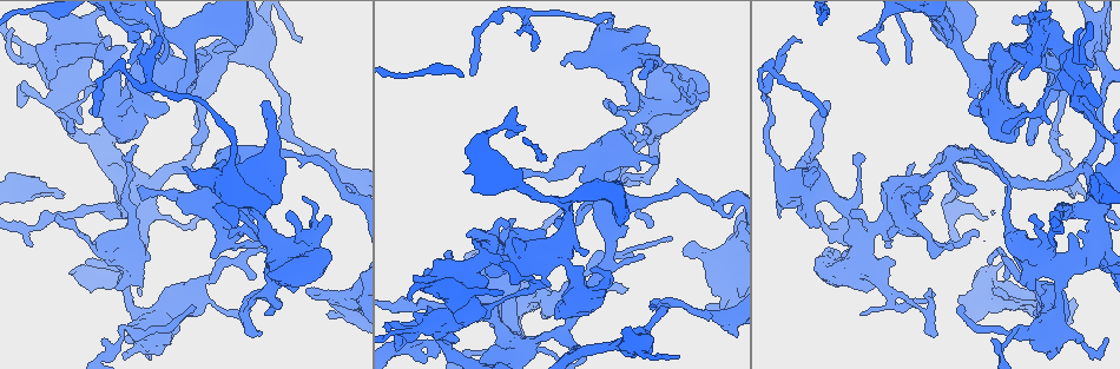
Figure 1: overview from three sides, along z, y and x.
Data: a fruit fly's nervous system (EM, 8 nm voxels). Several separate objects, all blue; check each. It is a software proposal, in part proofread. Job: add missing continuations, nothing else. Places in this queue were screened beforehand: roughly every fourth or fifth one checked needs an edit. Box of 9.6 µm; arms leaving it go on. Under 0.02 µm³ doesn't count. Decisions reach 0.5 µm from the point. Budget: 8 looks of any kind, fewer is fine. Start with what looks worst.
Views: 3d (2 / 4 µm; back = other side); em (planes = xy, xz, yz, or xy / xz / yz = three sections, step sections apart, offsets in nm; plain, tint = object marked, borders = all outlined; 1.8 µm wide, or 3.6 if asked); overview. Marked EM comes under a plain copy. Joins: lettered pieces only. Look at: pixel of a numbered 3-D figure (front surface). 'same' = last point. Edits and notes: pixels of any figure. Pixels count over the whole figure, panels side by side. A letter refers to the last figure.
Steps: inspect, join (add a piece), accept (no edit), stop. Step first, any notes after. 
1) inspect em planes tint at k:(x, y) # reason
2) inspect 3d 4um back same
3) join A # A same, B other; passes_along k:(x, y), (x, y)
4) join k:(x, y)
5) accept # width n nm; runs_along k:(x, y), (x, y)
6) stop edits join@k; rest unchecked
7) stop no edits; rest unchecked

inspect 3d 4um at 1:(327, 314)

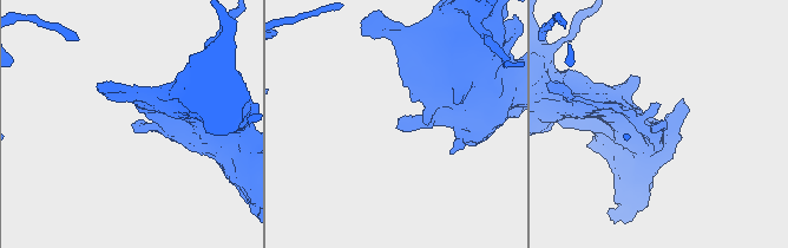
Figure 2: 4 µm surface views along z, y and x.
inspect em planes tint at 2:(665, 125) # now the EM

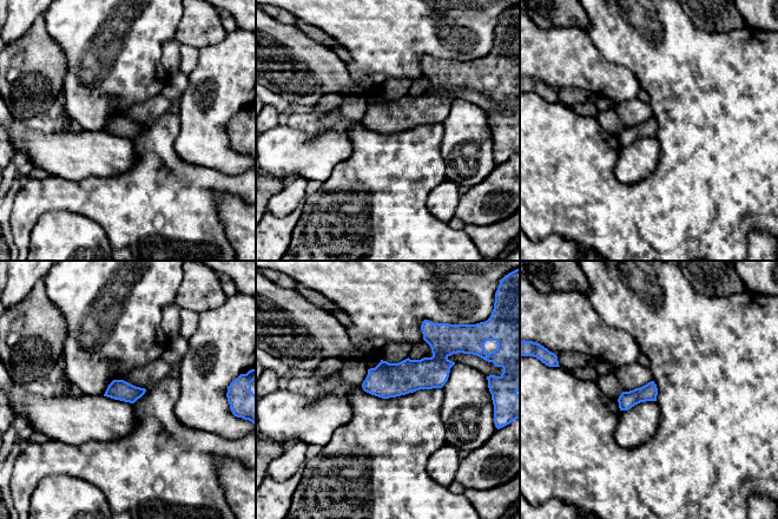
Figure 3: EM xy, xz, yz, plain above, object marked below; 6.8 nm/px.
inspect em planes borders same # what lies round it

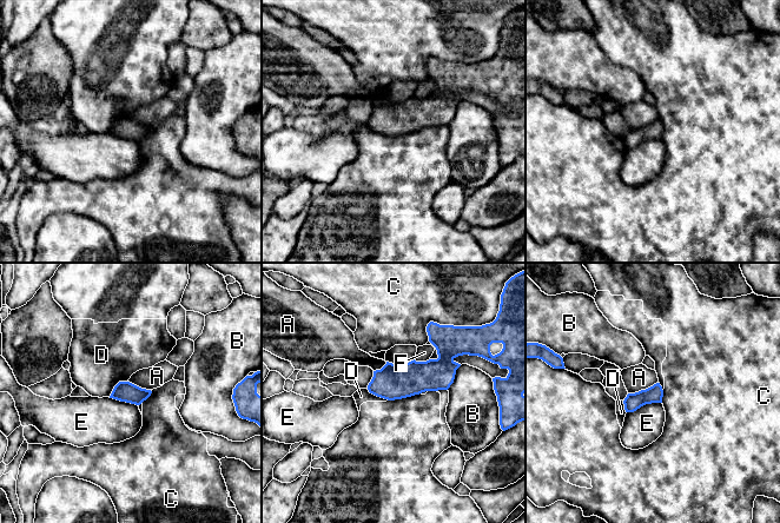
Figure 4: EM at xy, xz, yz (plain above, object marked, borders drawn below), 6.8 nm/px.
accept # A other, B other, C other, D other, E other, F other; none of them fits

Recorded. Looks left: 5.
inspect em planes borders at 1:(453, 257) # branch stops here

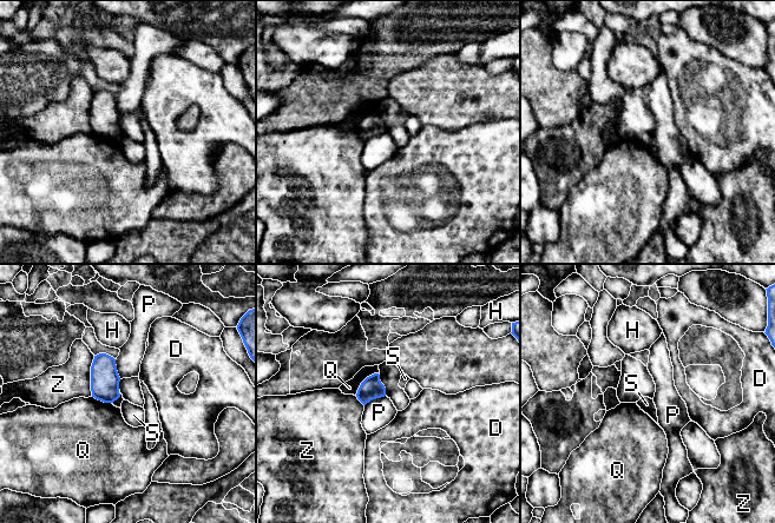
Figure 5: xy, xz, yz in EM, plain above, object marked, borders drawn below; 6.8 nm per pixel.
accept # D other, H other, P other, Q other, S other, Z other; border 5:(385, 395), (370, 399), (365, 405); none of them fits

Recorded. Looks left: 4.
inspect em xz step 4 tint at 1:(401, 343) # an open end

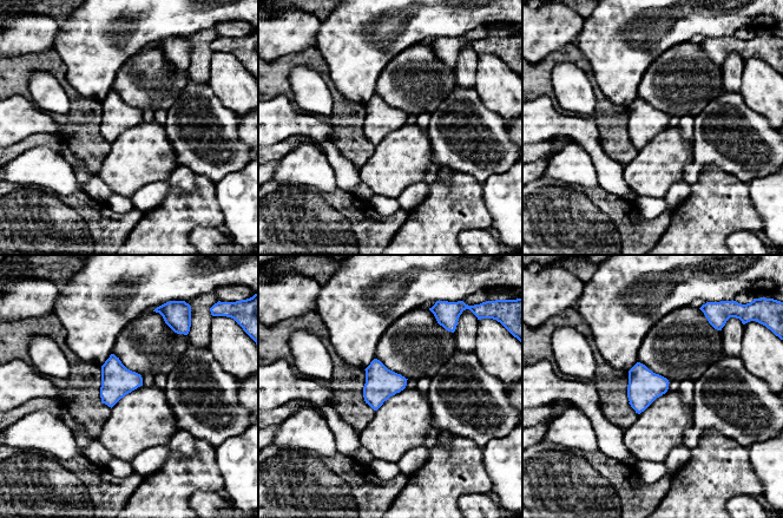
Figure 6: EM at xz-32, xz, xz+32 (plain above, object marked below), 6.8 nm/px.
inspect em planes borders same

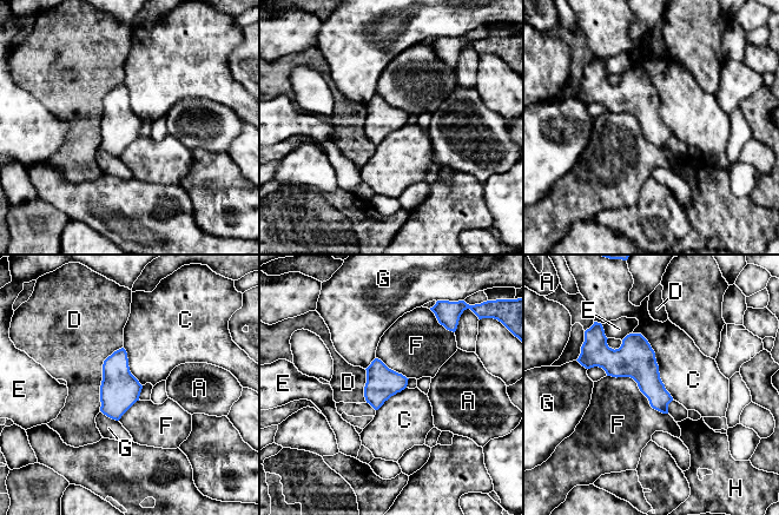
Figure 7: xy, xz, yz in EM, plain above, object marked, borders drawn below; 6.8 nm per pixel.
accept # A other, C other, D other, E other, F other, G other, H other; border 7:(633, 332), (649, 344), (673, 398); none of them fits

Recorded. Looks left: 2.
stop no edits; rest unchecked

